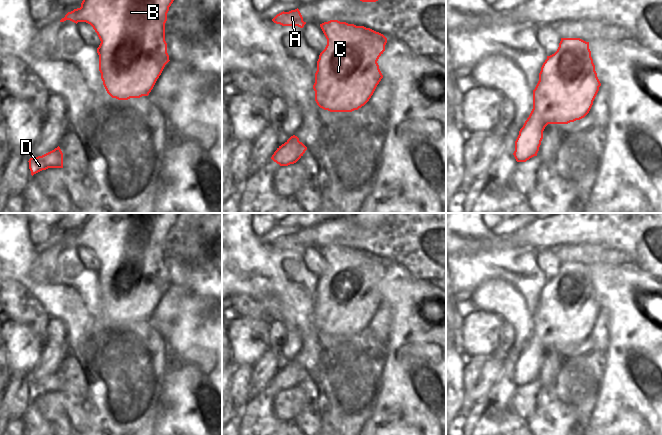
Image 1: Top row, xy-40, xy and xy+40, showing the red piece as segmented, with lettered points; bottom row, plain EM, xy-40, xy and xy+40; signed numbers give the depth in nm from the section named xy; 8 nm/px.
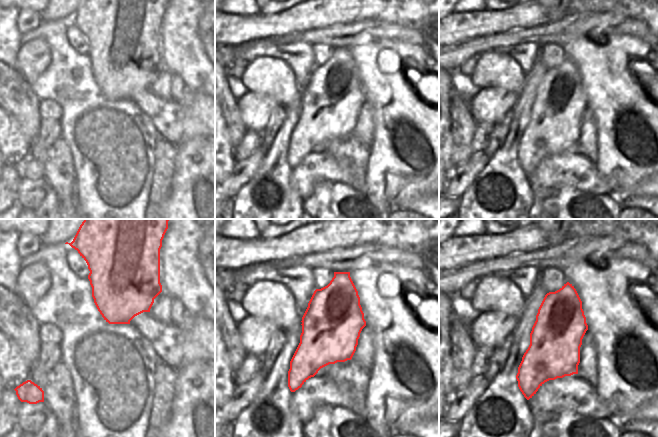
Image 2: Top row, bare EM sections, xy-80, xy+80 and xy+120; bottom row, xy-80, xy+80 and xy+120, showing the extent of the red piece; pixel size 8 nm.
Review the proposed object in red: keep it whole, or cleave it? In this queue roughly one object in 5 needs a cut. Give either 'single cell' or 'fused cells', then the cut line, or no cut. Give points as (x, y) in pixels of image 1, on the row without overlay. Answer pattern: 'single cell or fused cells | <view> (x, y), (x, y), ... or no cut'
single cell | no cut

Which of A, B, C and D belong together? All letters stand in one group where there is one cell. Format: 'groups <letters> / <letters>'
groups A B C D

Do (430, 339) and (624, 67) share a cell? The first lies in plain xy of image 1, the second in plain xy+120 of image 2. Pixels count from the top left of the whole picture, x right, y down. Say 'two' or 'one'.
one

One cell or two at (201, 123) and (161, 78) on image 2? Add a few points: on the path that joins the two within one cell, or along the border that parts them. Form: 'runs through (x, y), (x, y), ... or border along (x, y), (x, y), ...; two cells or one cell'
border along (184, 84), (184, 93), (176, 100); two cells

